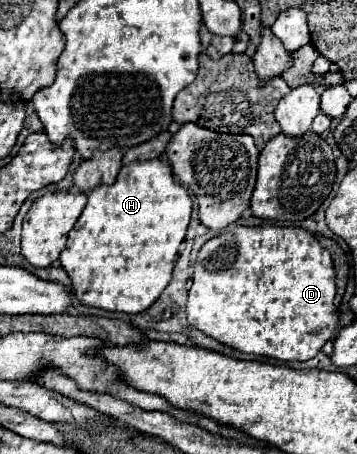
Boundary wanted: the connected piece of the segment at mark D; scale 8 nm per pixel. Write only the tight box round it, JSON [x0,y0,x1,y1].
[188,227,340,361]

